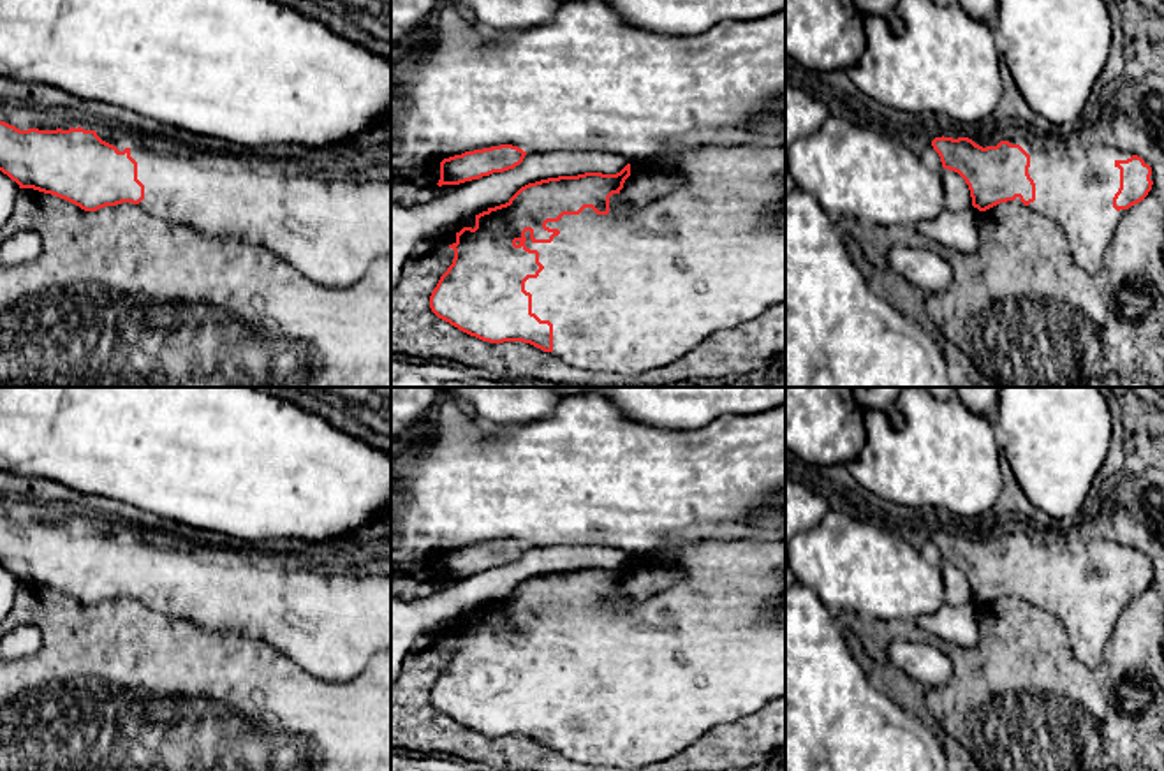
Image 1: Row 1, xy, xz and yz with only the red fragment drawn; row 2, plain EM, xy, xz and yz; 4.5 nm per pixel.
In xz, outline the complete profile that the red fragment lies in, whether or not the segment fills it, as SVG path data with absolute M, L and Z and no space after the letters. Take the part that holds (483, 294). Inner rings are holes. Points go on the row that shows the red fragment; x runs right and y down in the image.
M706 139L697 148L685 151L669 151L659 157L630 160L616 174L585 173L578 176L548 178L521 187L505 204L488 208L475 215L475 227L463 227L456 232L456 241L449 245L454 250L453 264L440 276L430 296L431 312L458 327L460 331L490 343L523 341L569 366L588 371L608 371L618 375L637 375L660 368L689 354L710 334L741 326L757 319L768 308L785 301L785 143L755 139ZM630 169L659 169L674 174L681 185L655 197L646 206L625 211L616 202Z

